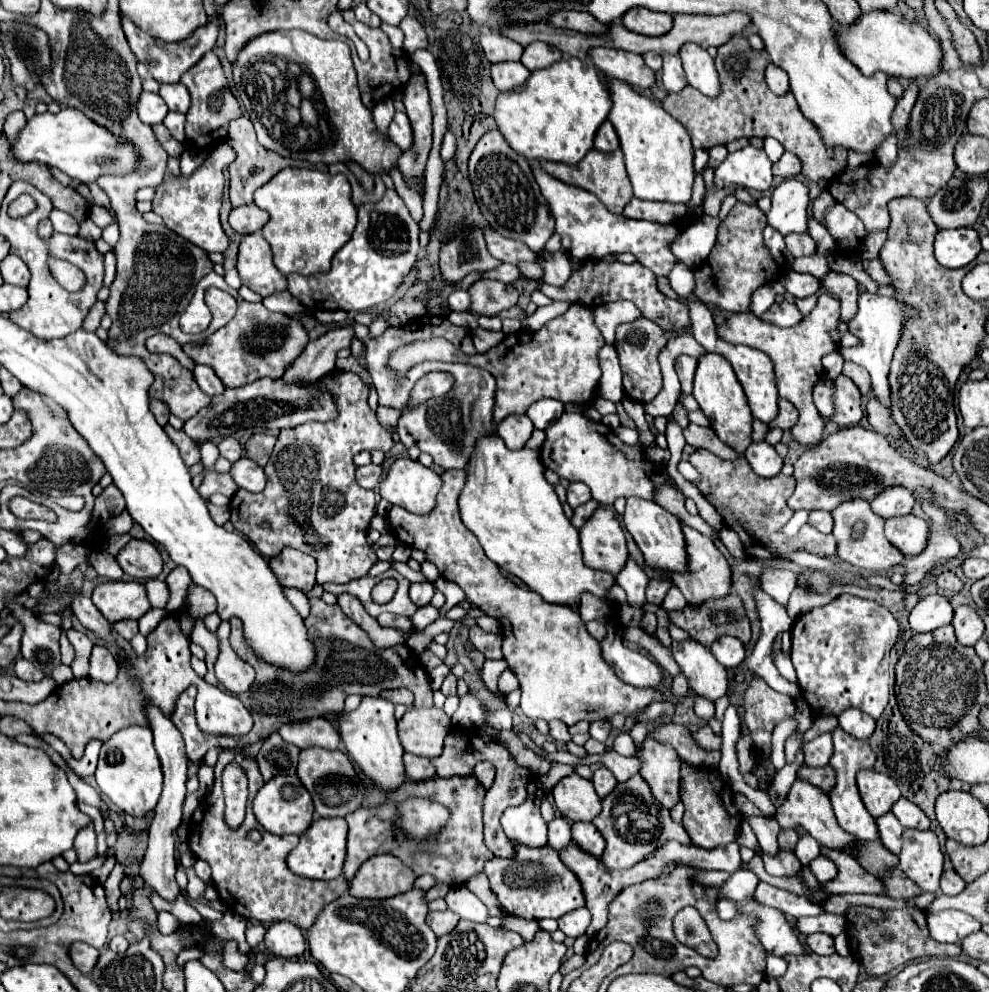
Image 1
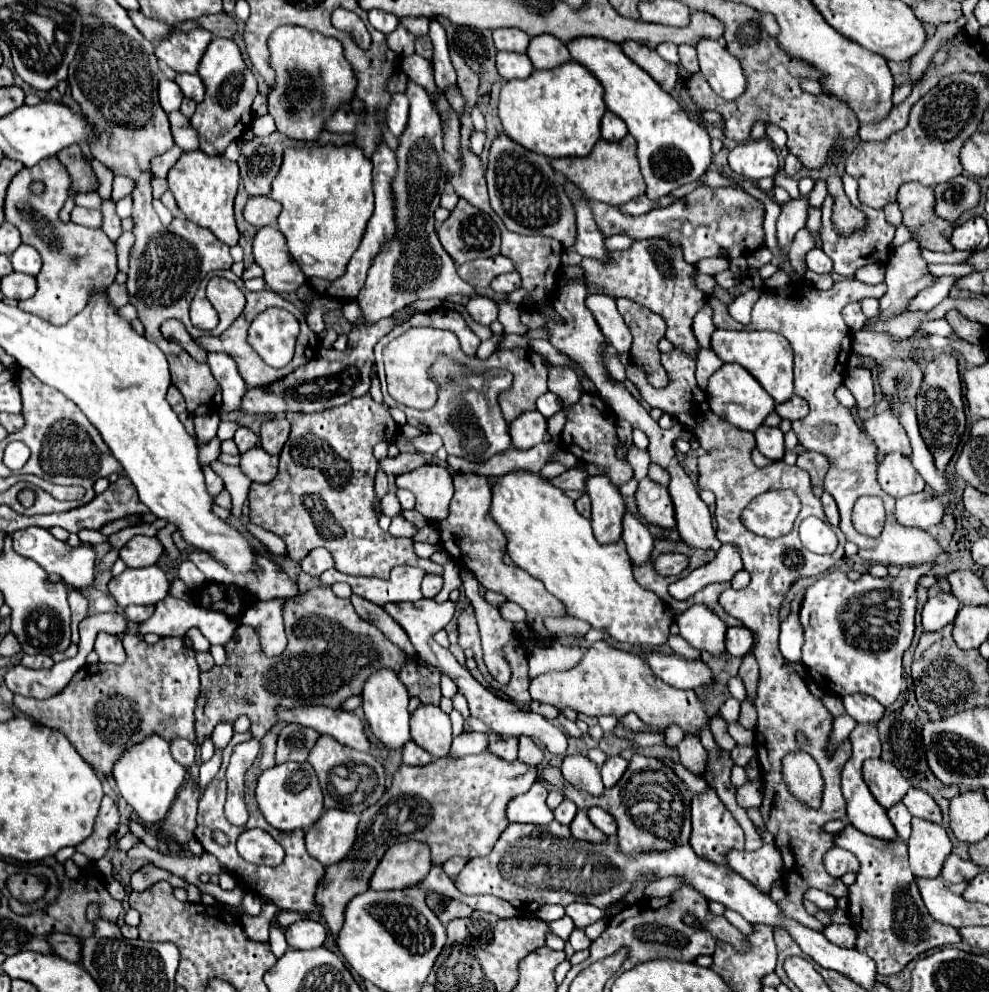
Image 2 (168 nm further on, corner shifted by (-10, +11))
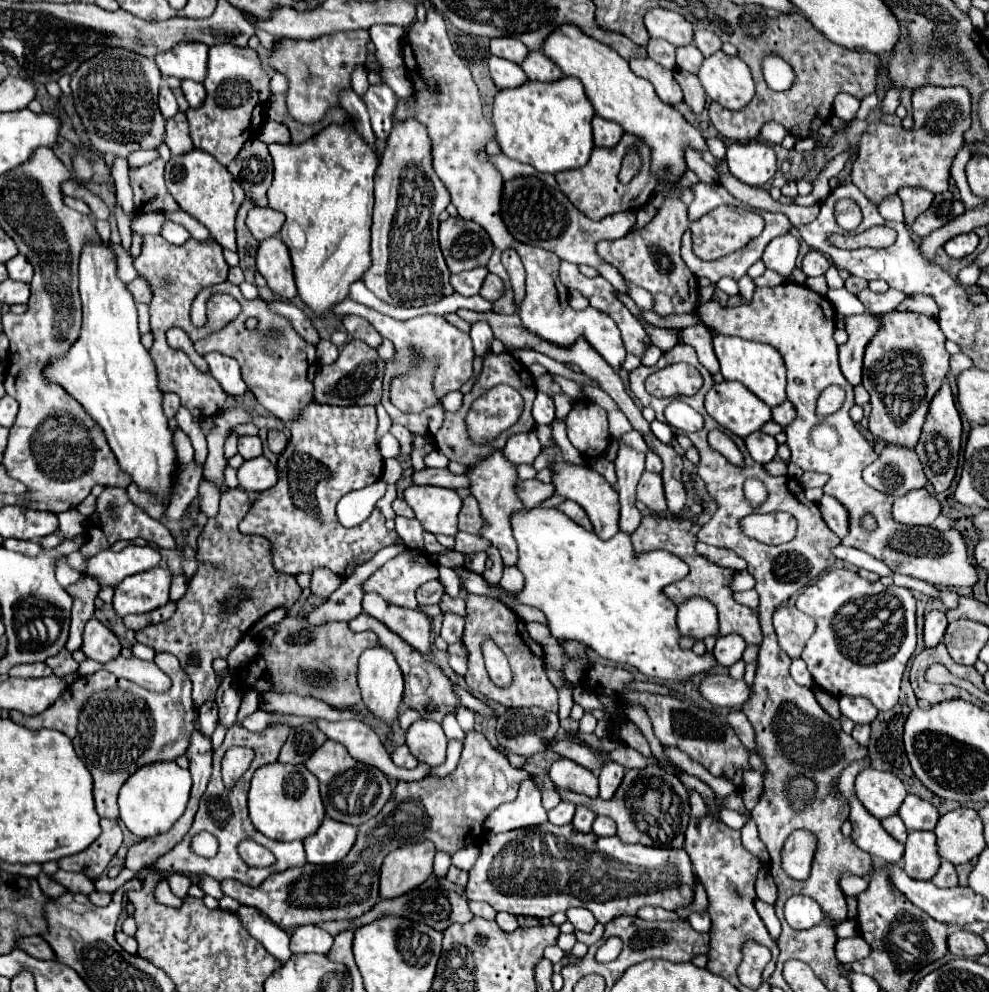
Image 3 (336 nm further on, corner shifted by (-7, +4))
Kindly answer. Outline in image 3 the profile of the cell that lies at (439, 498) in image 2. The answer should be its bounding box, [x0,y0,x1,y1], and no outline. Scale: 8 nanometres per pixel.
[405,486,461,536]

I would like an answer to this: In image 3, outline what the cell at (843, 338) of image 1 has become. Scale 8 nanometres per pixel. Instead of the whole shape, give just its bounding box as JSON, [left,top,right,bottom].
[951,352,973,372]

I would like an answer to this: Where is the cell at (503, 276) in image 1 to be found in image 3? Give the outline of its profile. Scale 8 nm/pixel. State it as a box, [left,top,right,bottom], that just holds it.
[449,268,489,296]

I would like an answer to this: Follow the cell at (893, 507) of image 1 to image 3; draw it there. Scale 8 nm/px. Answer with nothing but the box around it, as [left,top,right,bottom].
[863,444,927,496]

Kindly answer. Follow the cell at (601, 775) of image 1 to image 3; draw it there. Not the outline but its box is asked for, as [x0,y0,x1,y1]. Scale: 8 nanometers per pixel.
[599,762,625,800]

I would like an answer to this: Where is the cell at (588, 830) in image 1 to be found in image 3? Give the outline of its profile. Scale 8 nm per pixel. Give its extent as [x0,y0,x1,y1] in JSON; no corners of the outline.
[593,816,617,836]

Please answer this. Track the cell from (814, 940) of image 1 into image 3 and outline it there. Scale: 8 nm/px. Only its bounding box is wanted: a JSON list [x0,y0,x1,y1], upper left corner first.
[835,936,871,964]

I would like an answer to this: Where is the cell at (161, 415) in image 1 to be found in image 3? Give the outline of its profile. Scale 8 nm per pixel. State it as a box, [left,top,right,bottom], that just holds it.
[163,394,179,418]

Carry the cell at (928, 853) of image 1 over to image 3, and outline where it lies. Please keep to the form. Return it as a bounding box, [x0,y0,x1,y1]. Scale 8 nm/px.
[905,832,941,880]

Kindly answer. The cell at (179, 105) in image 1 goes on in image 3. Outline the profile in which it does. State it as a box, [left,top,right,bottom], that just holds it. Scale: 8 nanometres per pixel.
[181,80,207,108]

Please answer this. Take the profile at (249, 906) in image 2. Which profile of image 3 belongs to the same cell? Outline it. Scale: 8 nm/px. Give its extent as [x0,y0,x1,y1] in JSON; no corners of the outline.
[237,906,293,962]

